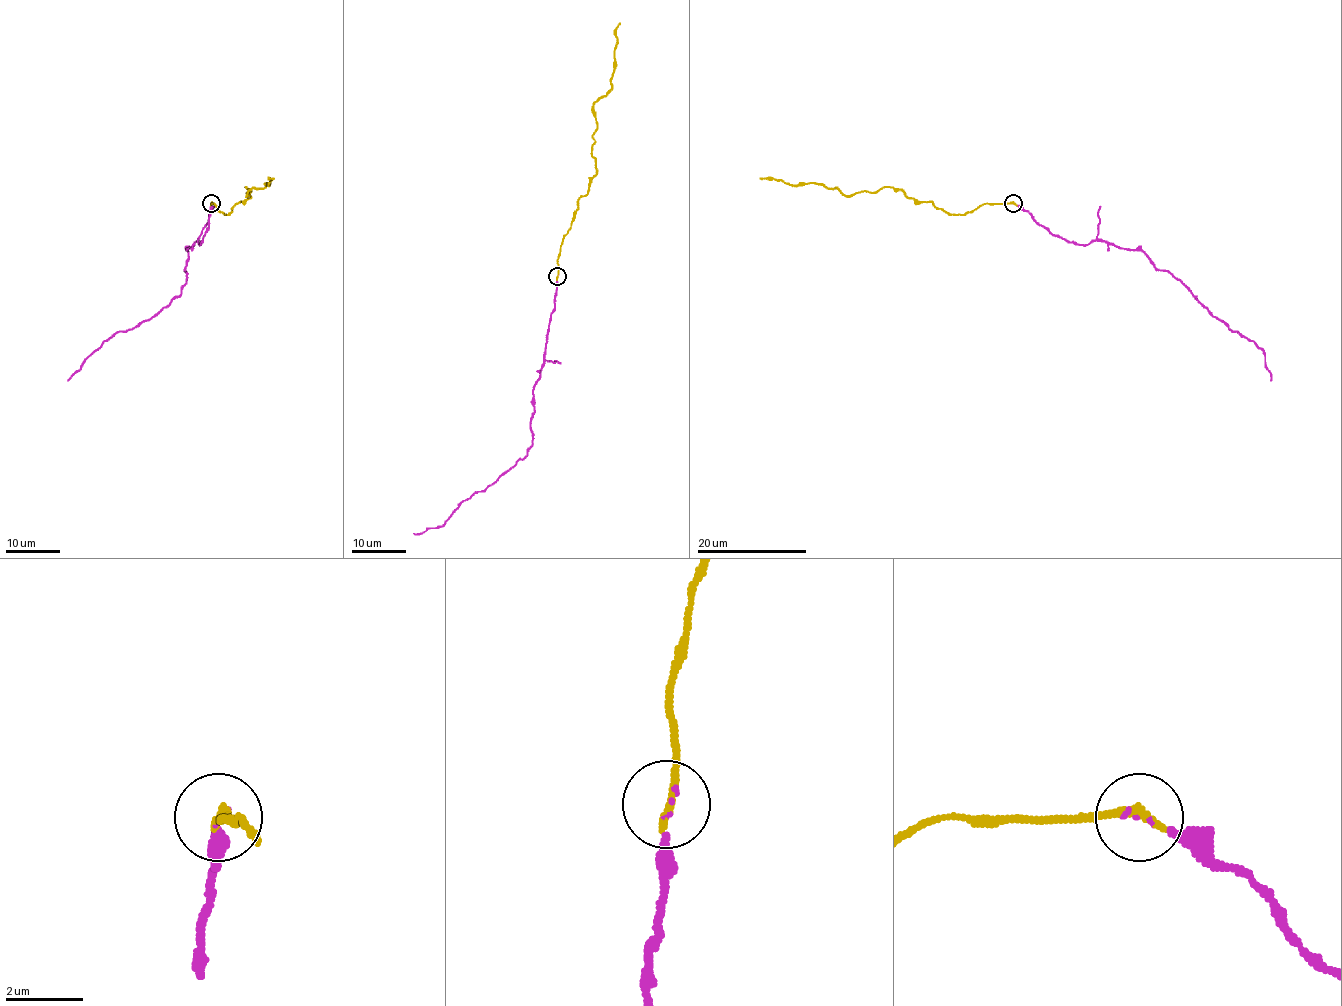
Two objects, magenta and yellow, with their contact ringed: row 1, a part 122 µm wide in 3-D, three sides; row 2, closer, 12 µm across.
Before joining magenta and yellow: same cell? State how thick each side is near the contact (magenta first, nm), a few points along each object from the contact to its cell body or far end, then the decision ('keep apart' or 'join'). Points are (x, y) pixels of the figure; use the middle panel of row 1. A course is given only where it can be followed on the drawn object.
calibres 70 and 240 nm; course magenta (558, 275), (555, 310), (535, 385), (532, 445), (528, 453), (483, 490), (463, 500), (442, 526), (413, 533); course yellow (557, 275), (562, 238), (596, 173), (594, 107), (611, 88), (620, 22); join

